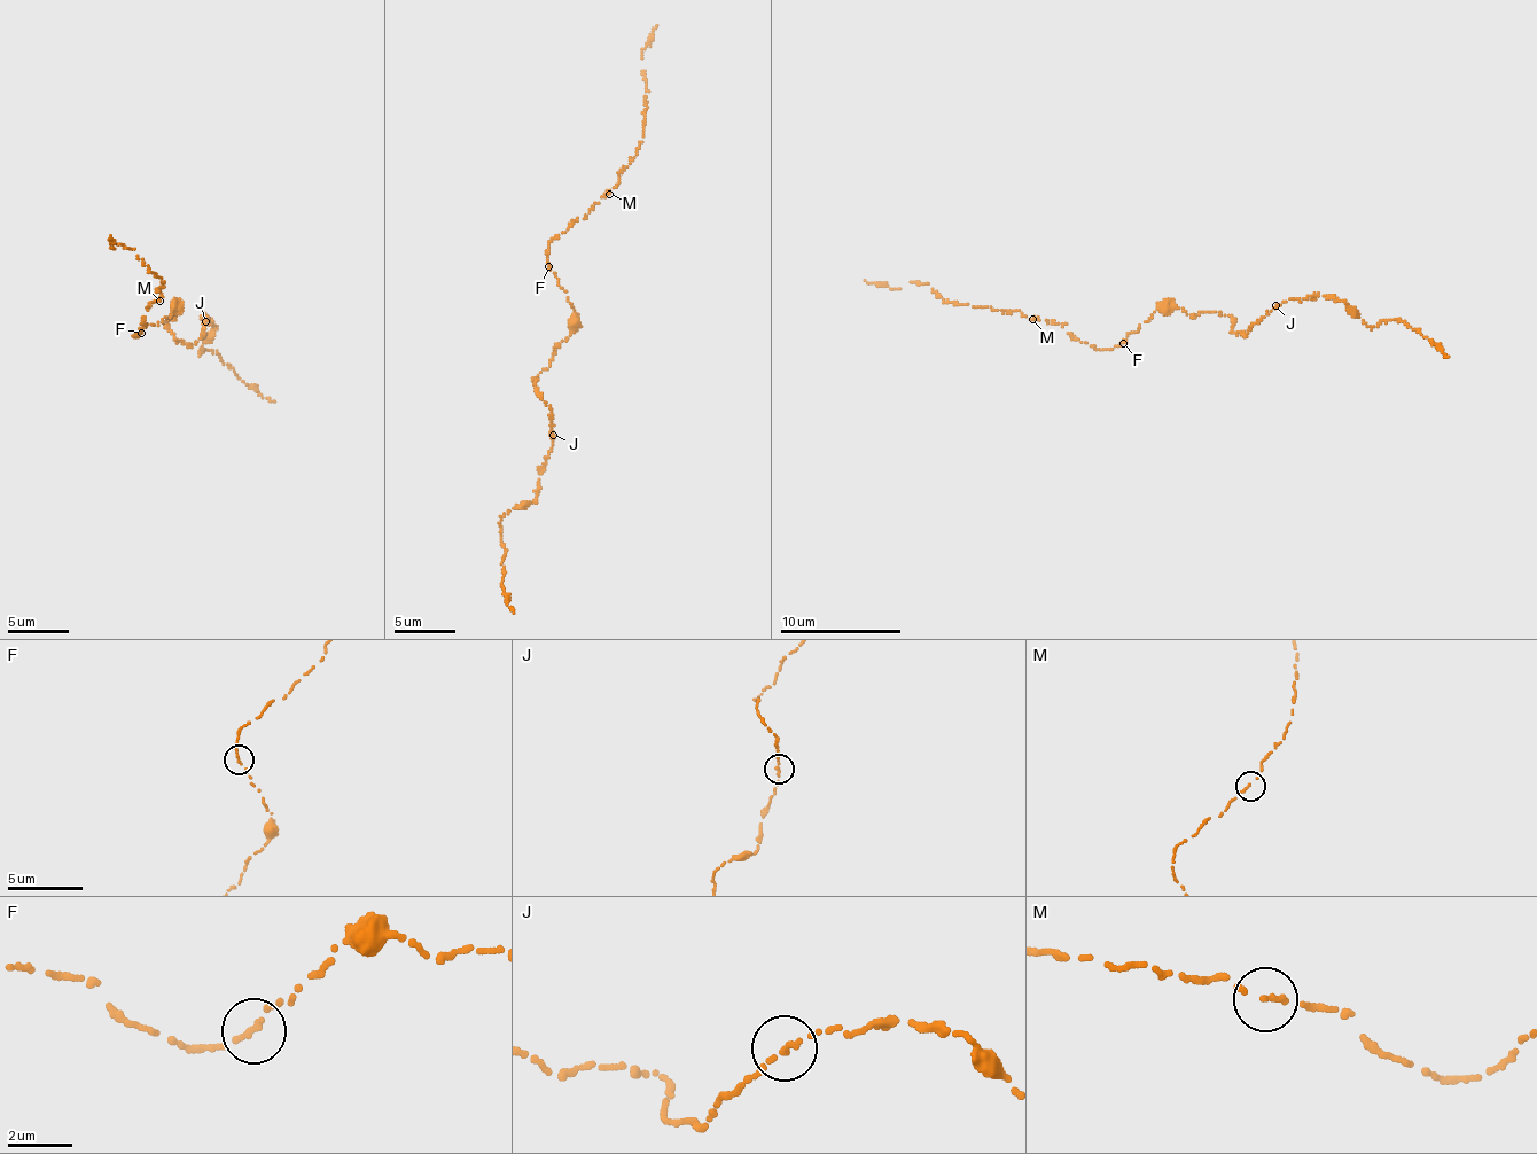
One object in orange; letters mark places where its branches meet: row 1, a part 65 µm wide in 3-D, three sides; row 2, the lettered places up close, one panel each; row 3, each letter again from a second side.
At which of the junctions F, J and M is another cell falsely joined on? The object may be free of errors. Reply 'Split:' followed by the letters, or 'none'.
Split: none

